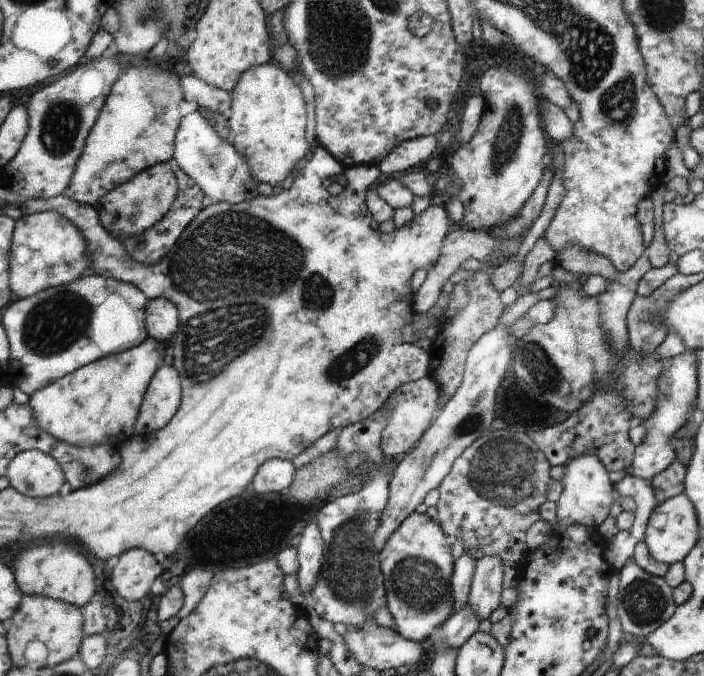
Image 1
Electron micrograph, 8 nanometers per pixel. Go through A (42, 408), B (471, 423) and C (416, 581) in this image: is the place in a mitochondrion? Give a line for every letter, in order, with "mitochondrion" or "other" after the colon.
A: other
B: mitochondrion
C: mitochondrion

